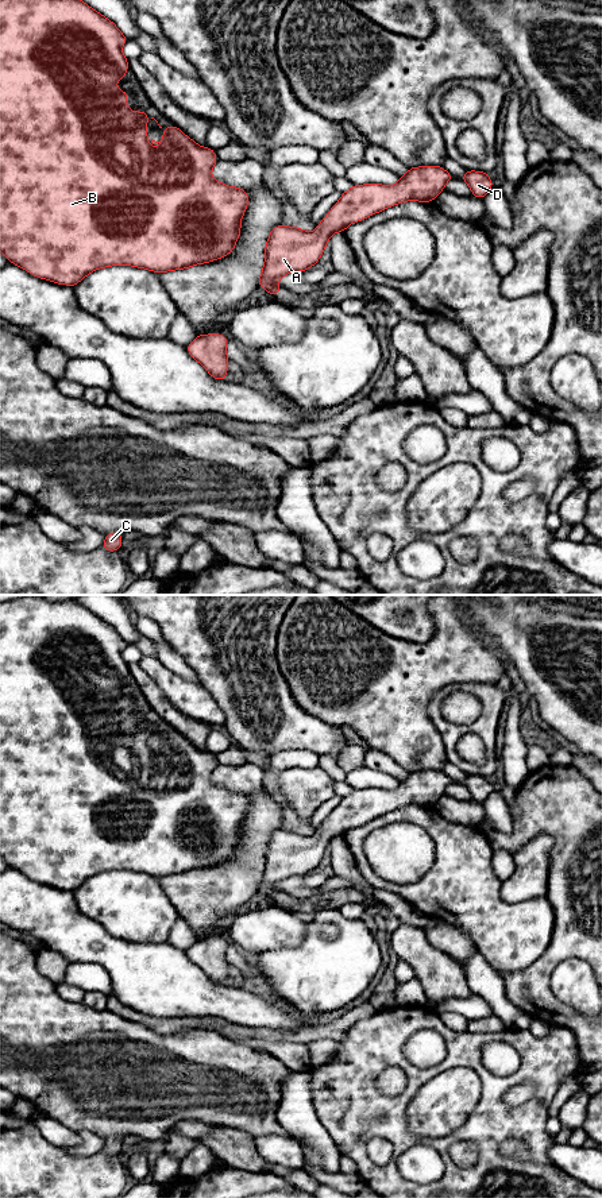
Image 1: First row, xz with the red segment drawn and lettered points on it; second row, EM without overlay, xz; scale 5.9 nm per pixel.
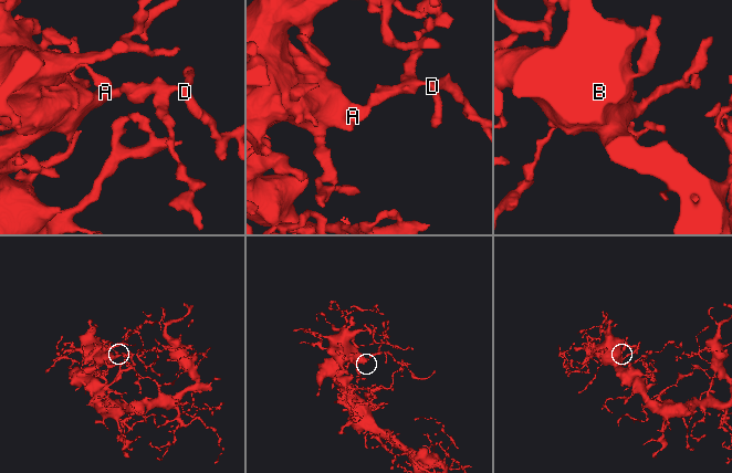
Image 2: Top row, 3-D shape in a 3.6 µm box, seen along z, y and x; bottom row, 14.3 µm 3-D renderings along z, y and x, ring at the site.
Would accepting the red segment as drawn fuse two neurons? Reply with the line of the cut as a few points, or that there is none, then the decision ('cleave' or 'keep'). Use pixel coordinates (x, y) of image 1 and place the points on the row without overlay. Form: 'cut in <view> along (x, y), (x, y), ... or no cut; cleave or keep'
no cut; keep

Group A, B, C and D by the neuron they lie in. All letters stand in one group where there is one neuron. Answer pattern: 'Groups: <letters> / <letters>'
Groups: A B C D

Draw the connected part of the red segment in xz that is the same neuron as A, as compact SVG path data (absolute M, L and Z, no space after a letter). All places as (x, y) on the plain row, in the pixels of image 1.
M441 770L410 772L395 789L354 789L343 796L313 836L277 830L267 843L265 869L256 890L263 889L265 897L277 900L282 896L279 884L293 876L304 877L316 869L335 836L344 836L350 828L405 805L431 807L452 782Z

